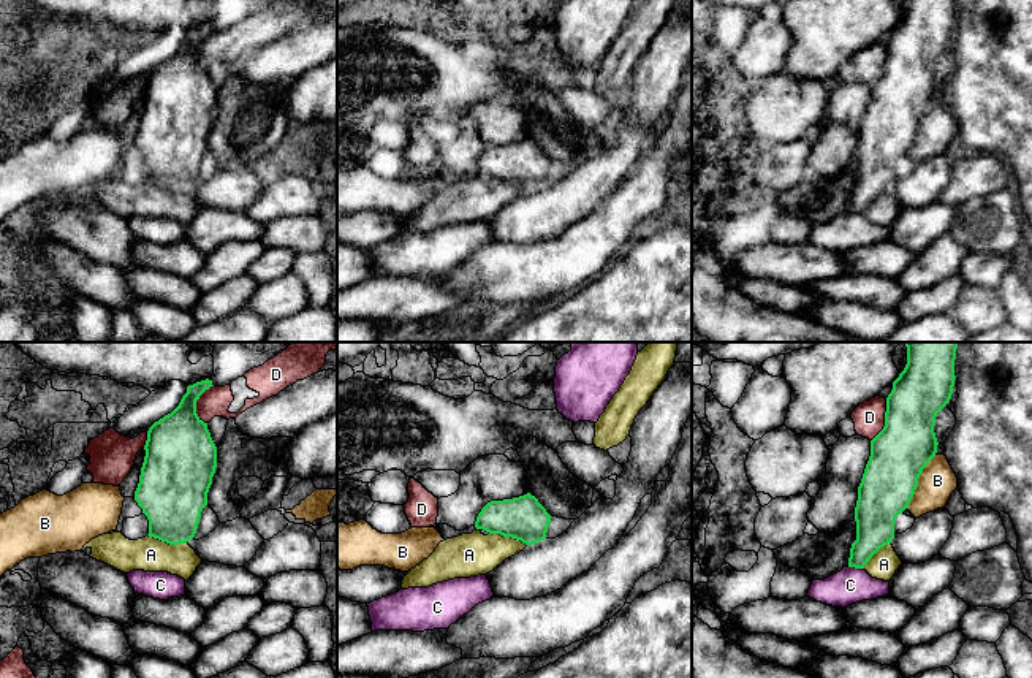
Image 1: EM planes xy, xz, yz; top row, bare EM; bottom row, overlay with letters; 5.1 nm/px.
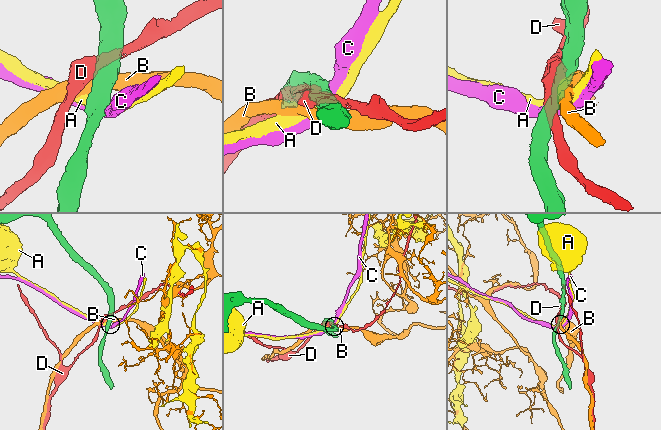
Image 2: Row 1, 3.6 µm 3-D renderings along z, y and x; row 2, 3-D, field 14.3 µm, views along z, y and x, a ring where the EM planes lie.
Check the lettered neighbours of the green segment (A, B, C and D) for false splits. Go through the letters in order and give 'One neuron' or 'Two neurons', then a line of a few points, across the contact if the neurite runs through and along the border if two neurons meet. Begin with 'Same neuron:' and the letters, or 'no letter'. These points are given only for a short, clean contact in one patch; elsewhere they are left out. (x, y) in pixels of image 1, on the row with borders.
Same neuron: no letter
A: Two neurons. Line: xy (147, 534), (170, 544), (185, 544)
B: Two neurons. Line: yz (936, 455), (923, 469), (907, 507)
C: Two neurons. Line: yz (849, 566), (863, 569)
D: Two neurons

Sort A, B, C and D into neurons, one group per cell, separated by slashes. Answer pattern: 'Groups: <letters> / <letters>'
Groups: A / B / C / D

